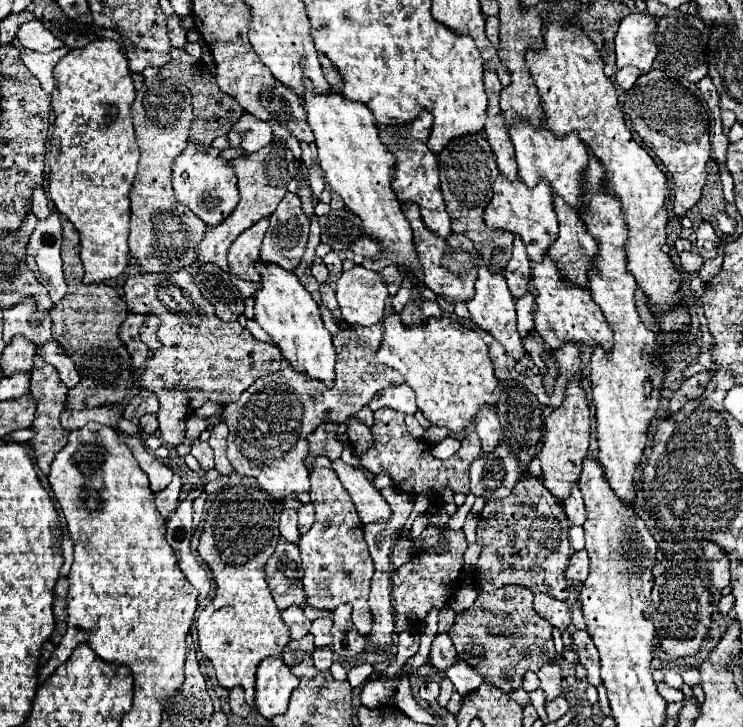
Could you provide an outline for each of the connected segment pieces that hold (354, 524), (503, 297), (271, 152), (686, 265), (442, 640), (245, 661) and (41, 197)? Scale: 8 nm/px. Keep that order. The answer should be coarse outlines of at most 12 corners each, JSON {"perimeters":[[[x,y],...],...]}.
{"perimeters":[[[327,457],[315,523],[299,539],[305,605],[353,607],[369,633],[373,565],[363,523]],[[479,267],[471,321],[505,353],[525,357],[515,299],[503,275]],[[283,141],[229,161],[239,197],[269,217],[297,173]],[[695,251],[681,253],[681,265],[689,273],[699,271],[705,259]],[[447,633],[431,645],[429,663],[445,671],[455,665],[457,651]],[[263,489],[215,495],[199,555],[197,619],[219,685],[255,697],[289,643],[263,571],[279,515]],[[41,185],[33,191],[31,213],[45,219],[51,209]]]}

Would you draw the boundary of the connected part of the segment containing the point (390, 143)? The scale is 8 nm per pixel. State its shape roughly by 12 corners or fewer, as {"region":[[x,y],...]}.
{"region":[[433,115],[379,127],[397,159],[393,191],[419,205],[425,227],[445,239],[449,215],[437,155],[425,145]]}

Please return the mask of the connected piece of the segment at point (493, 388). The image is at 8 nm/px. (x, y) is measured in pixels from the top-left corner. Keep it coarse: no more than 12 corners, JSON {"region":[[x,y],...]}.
{"region":[[387,315],[375,359],[433,425],[461,433],[499,379],[477,331]]}

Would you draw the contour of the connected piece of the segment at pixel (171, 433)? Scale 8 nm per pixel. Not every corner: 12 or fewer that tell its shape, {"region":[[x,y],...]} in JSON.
{"region":[[135,273],[131,313],[163,343],[139,387],[165,443],[183,409],[233,403],[281,369],[275,345],[223,323],[193,275]]}

